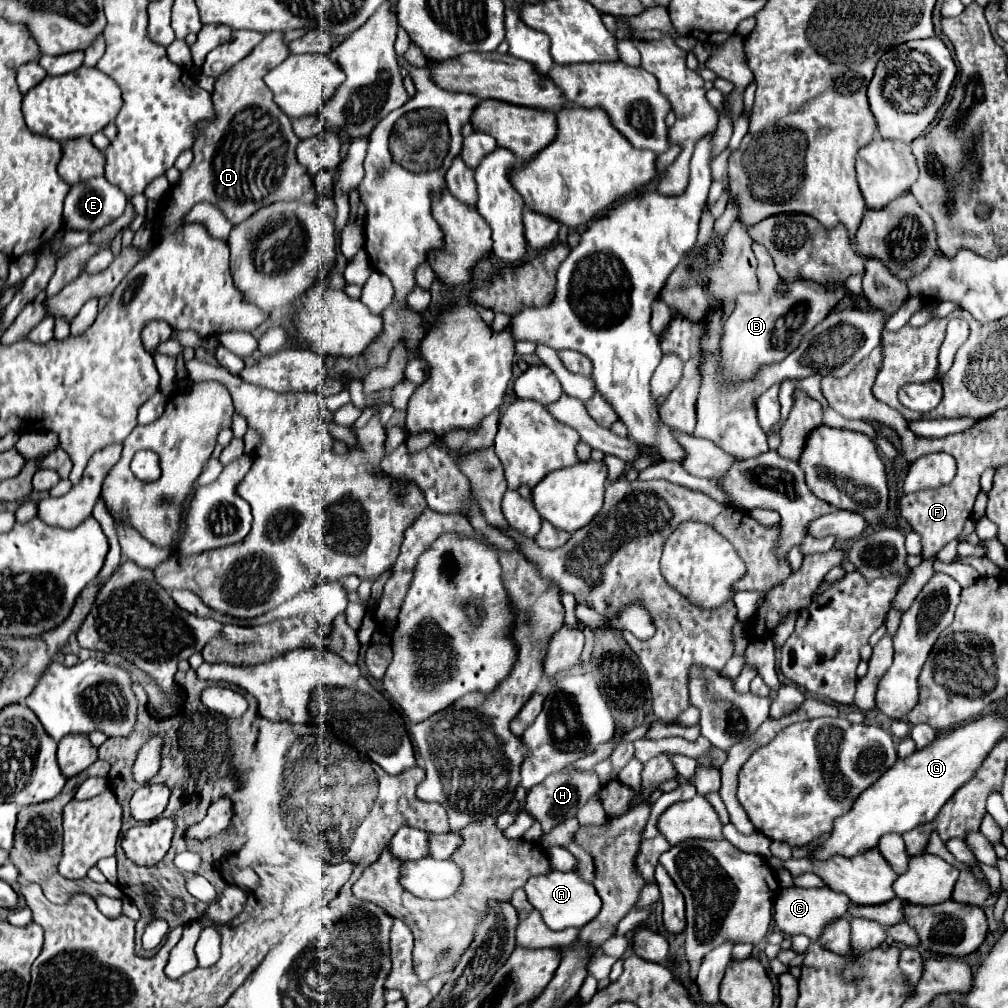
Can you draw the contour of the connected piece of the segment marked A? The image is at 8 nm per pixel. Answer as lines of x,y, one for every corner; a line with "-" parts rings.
550,872
548,876
530,876
530,880
524,884
524,892
528,896
528,902
542,914
544,922
552,930
564,930
564,928
582,928
588,924
602,908
602,900
596,892
596,888
584,880
580,880
574,872

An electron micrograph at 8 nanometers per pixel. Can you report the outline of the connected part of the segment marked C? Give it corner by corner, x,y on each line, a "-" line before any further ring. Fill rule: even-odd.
790,886
790,888
782,888
780,896
776,898
776,904
774,904
774,922
788,936
806,934
810,940
818,940
820,934
822,934
822,928
830,920
846,916
848,904
850,904
848,896
844,896
842,892
832,890
830,886
820,886
820,888

